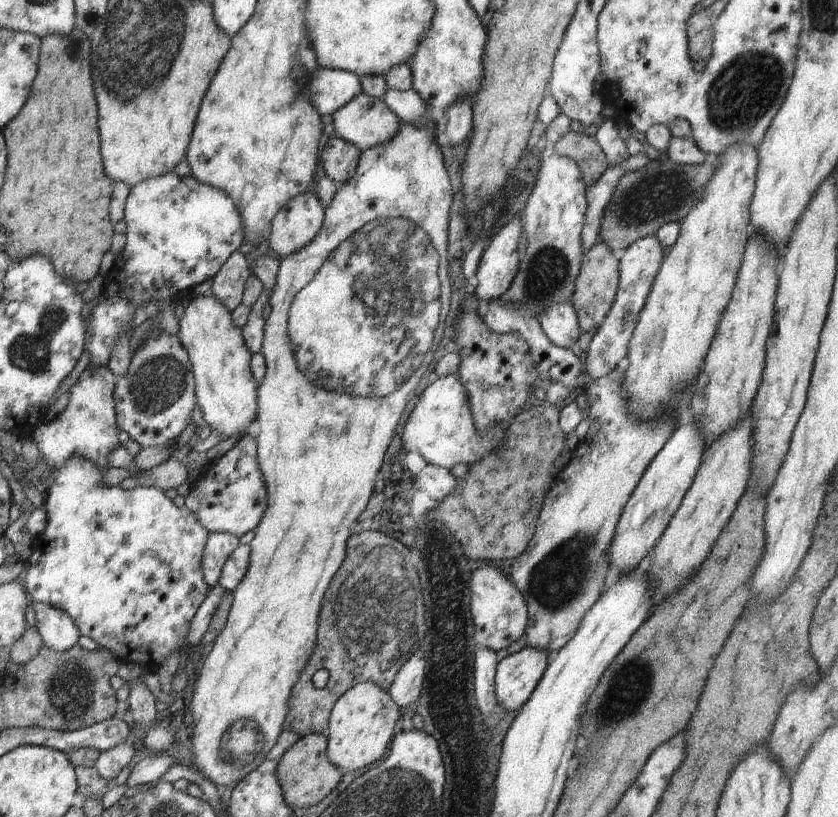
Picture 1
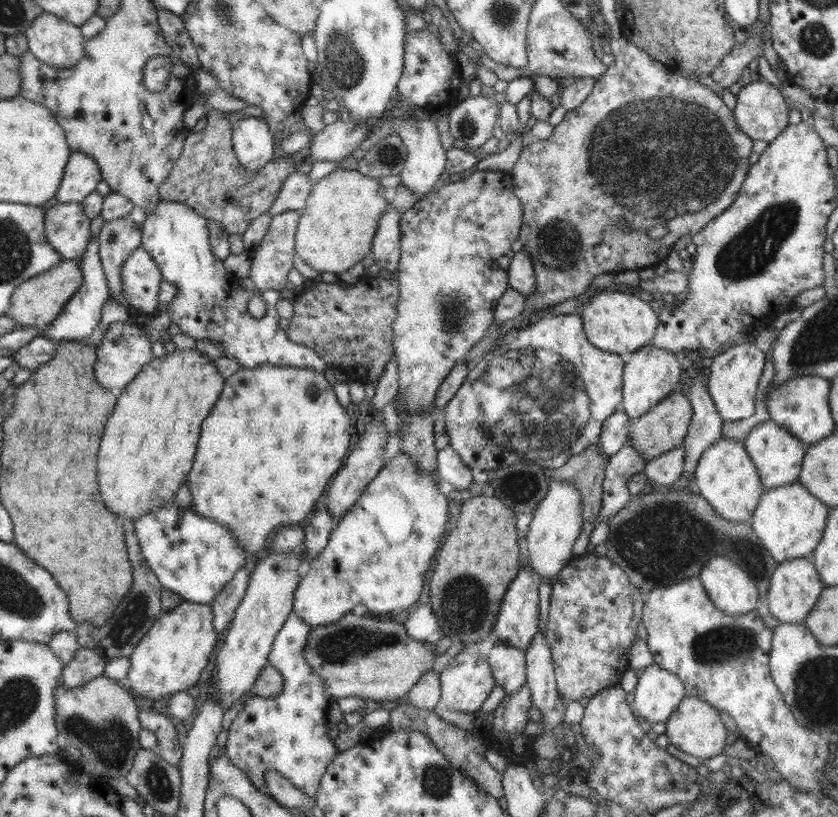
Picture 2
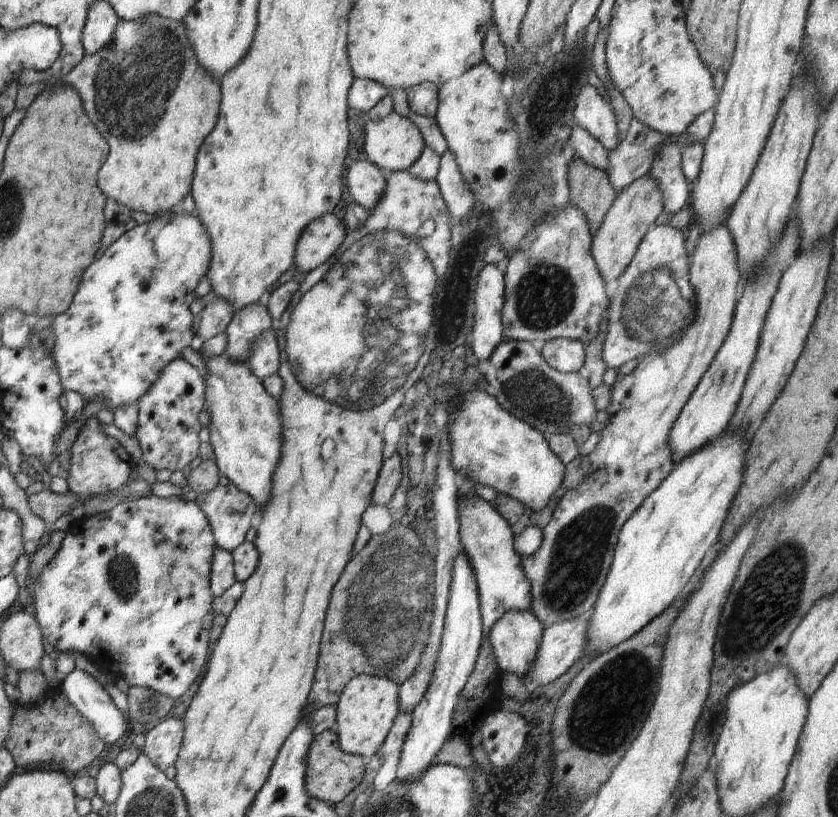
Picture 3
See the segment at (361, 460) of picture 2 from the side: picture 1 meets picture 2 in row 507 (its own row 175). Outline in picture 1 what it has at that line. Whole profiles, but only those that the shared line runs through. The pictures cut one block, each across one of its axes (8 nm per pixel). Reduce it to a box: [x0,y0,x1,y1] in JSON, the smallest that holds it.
[320,137,360,184]

